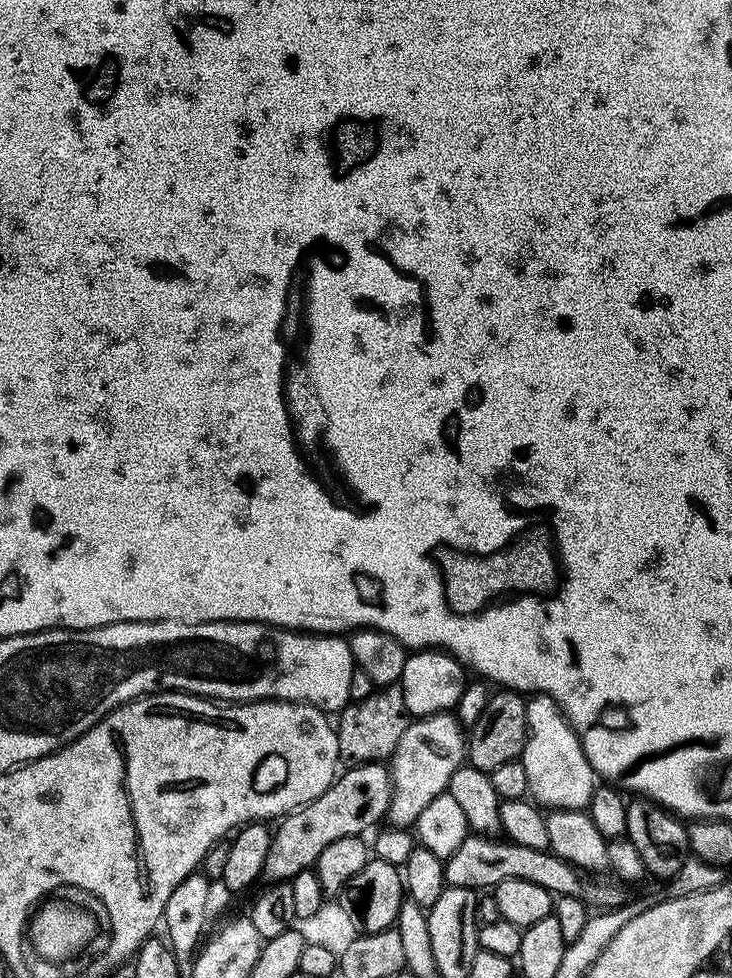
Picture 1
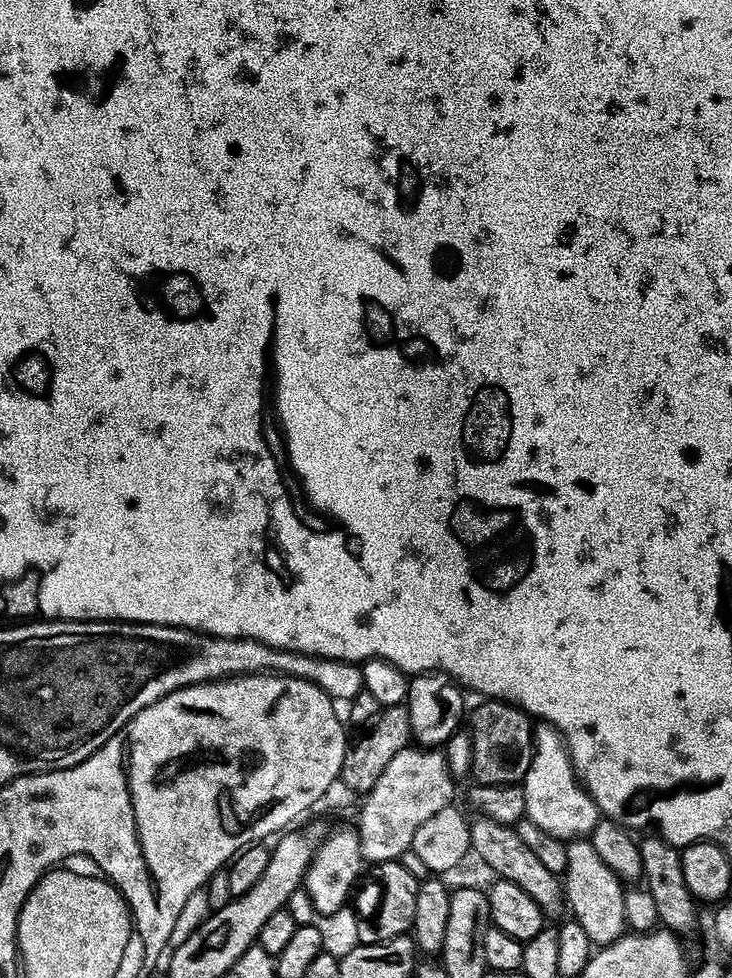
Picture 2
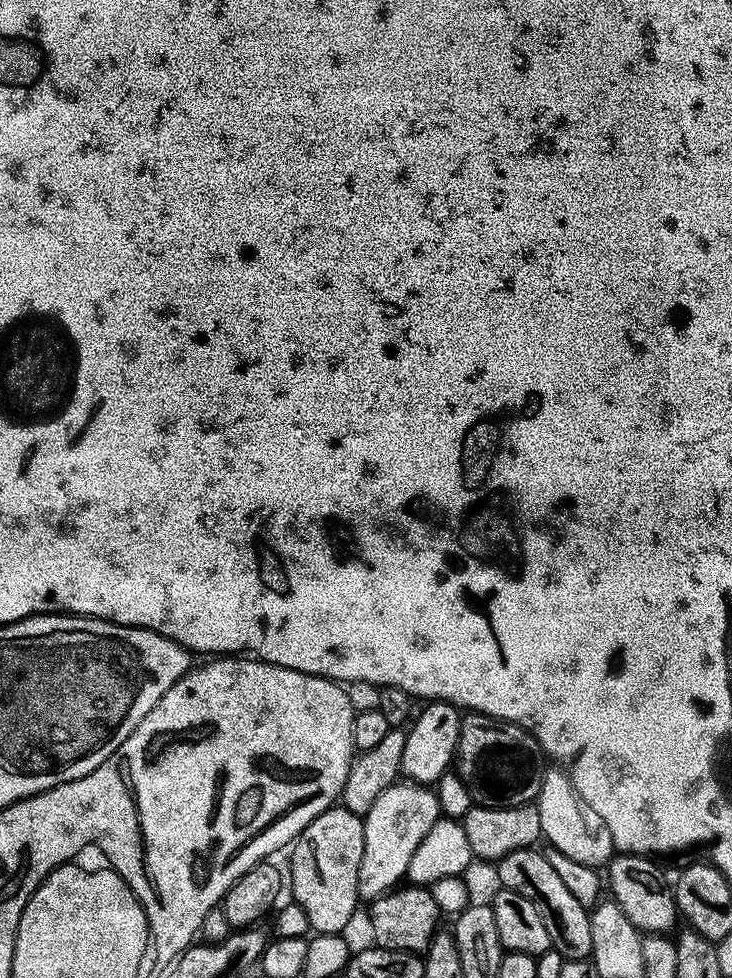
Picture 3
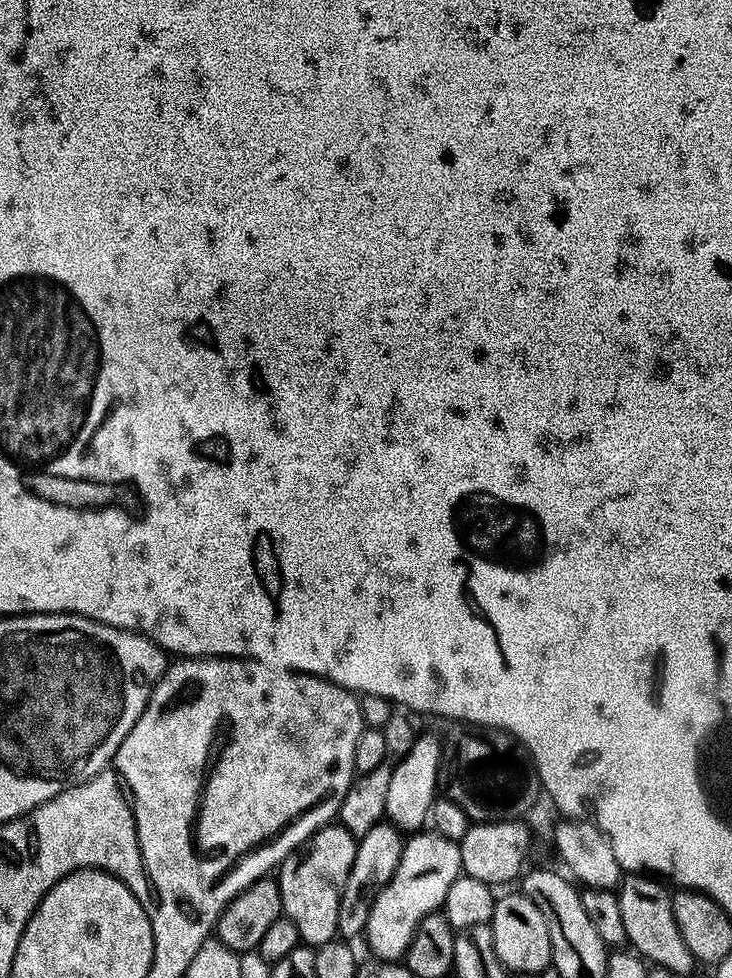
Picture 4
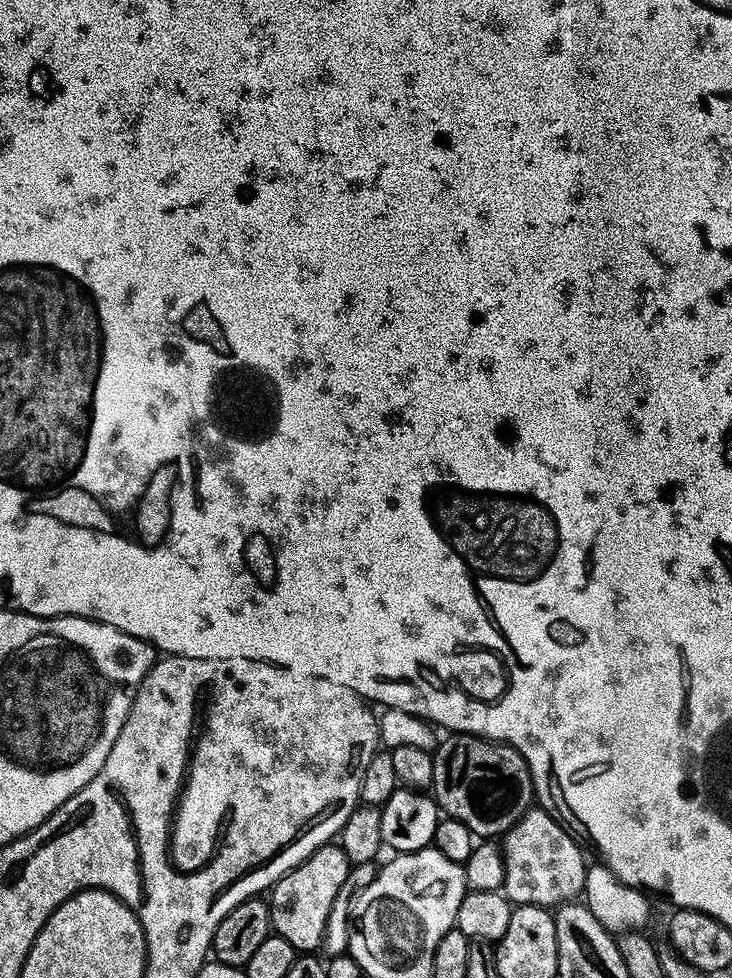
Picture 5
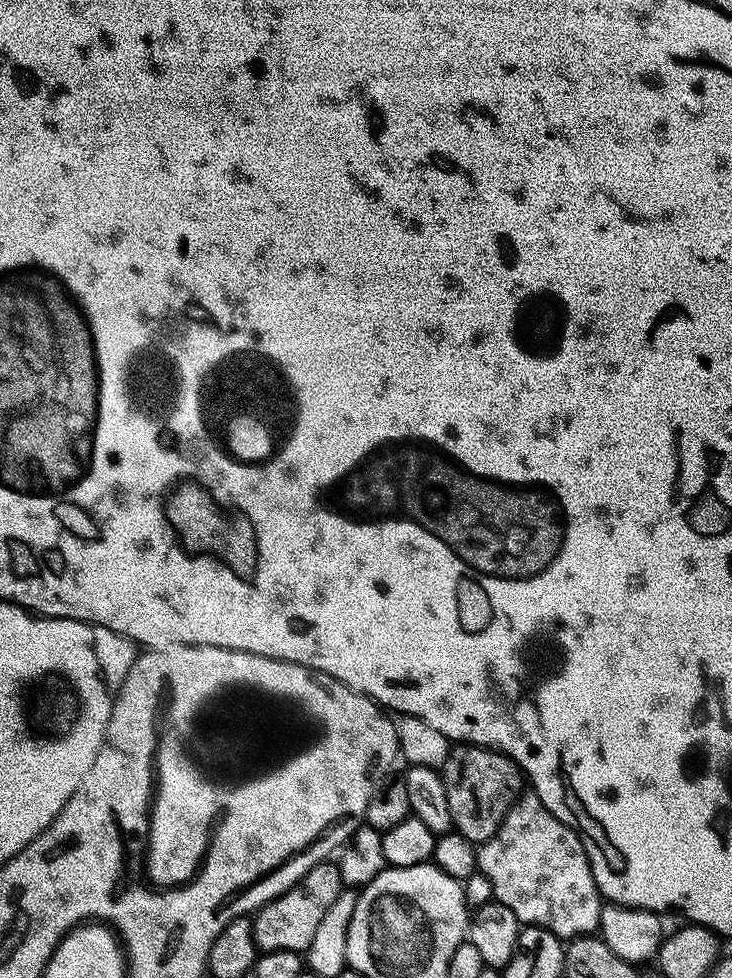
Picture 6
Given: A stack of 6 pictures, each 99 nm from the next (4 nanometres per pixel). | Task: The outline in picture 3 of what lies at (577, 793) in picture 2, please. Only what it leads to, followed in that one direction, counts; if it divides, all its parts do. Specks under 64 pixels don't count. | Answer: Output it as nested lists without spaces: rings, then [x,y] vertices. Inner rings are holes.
[[[545,771],[544,785],[536,807],[540,814],[542,835],[551,847],[568,856],[570,860],[595,870],[611,863],[616,854],[613,834],[610,833],[609,827],[602,822],[602,818],[585,810],[576,793],[576,788],[572,785],[572,777],[567,771]]]

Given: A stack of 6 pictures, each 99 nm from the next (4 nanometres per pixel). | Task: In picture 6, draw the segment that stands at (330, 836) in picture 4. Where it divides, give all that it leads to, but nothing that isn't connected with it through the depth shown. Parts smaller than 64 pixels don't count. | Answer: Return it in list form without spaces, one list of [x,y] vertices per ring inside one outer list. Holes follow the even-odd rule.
[[[336,862],[320,864],[302,882],[298,882],[284,896],[280,896],[273,904],[267,904],[255,913],[254,942],[260,947],[261,953],[294,952],[307,954],[314,944],[314,937],[321,928],[321,923],[330,908],[345,895],[346,887],[340,873],[340,865]]]

